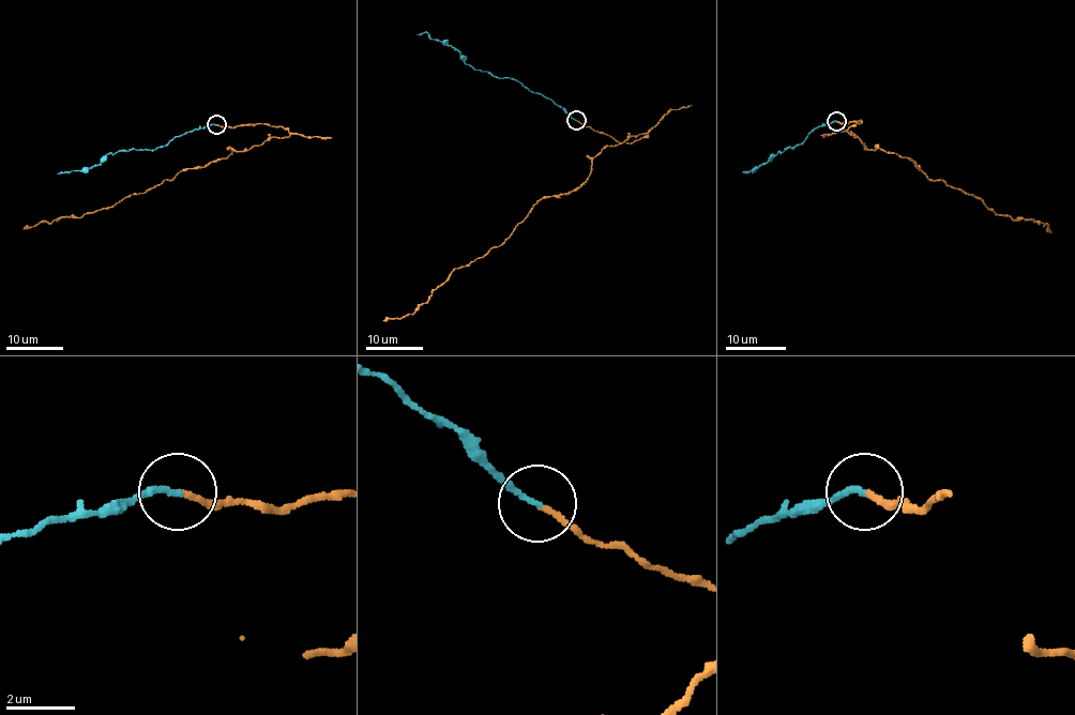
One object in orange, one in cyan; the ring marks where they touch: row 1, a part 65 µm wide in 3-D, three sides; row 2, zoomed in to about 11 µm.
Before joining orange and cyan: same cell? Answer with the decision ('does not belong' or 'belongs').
belongs

